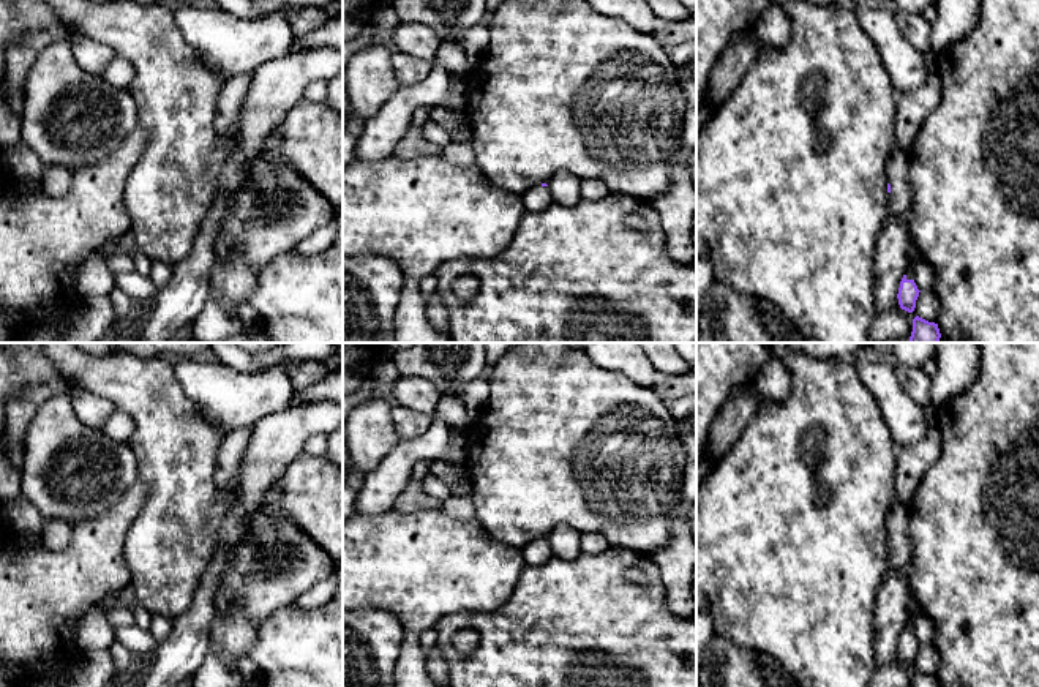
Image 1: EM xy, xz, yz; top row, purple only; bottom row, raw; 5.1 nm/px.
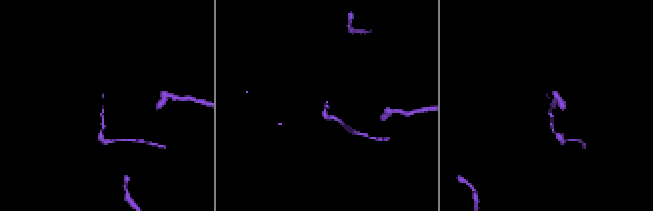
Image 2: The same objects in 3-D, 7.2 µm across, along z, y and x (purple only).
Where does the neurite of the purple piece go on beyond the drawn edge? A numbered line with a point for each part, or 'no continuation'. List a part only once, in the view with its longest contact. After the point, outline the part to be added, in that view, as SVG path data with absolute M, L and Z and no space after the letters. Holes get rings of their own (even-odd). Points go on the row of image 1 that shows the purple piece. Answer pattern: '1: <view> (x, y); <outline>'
no continuation

